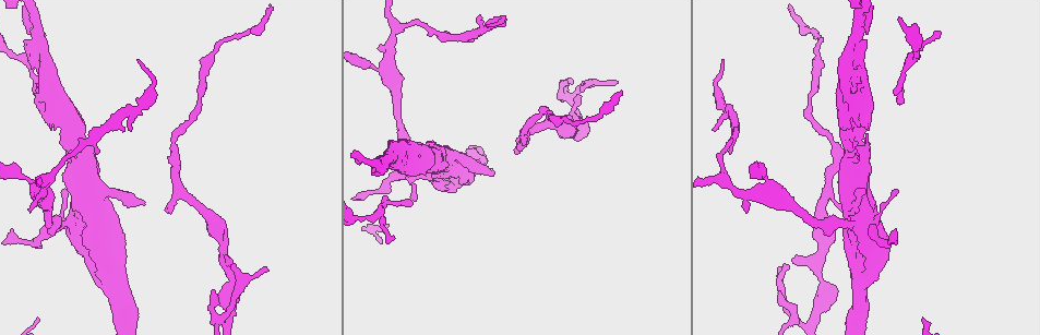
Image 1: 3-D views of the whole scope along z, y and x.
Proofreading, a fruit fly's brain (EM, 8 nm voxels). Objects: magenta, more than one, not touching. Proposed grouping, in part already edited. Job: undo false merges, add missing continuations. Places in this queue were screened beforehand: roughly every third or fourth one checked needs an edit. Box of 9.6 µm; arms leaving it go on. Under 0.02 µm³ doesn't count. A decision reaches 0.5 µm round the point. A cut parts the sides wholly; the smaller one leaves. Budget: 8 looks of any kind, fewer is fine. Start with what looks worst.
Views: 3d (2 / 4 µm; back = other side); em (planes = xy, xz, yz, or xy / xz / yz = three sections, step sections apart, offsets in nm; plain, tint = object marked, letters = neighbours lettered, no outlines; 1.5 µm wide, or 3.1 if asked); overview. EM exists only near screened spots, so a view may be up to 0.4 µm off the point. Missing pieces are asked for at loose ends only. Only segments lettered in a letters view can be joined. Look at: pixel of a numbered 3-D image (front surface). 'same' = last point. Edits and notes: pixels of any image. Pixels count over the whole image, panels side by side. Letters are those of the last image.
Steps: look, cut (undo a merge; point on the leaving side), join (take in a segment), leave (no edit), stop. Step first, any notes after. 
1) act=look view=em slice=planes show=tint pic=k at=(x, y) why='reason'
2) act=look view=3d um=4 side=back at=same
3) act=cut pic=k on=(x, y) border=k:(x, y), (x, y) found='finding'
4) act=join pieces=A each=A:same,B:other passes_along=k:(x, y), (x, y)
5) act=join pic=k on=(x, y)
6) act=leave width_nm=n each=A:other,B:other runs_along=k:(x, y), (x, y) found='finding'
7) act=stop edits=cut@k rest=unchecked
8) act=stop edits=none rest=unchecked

act=look view=3d um=4 side=back pic=1 at=(132, 128) why='branch stops here'

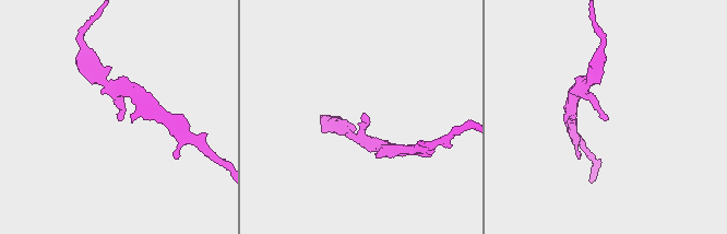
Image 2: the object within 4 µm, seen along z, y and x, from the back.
act=look view=em slice=yz step=8 show=letters pic=2 at=(119, 116) why='shape alone is not enough'

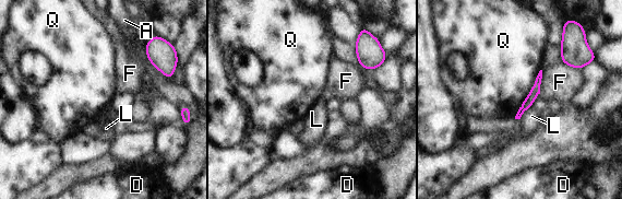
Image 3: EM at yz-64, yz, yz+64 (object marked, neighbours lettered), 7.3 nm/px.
act=look view=em slice=planes show=letters at=same

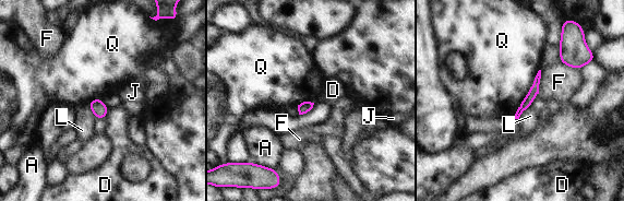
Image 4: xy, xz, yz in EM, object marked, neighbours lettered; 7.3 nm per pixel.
act=leave each=A:other,D:other,F:other,J:other,L:other,Q:other border=4:(109, 108), (105, 118) found='none of them fits'

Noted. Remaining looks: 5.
act=look view=3d um=2 pic=1 at=(940, 33) why='an open end'

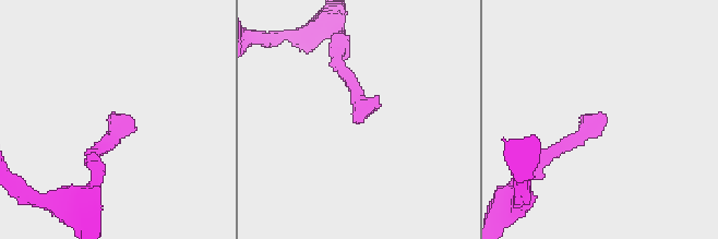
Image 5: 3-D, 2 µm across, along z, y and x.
act=look view=em slice=xy step=4 show=letters pic=5 at=(108, 116)

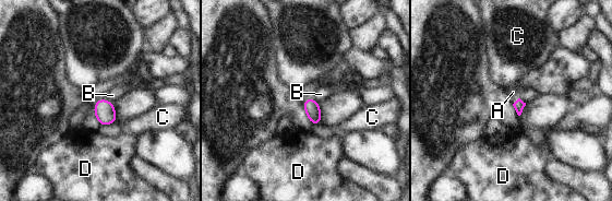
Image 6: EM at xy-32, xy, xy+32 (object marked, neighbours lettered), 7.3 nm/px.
act=look view=em slice=planes show=letters at=same why='cut it another way'

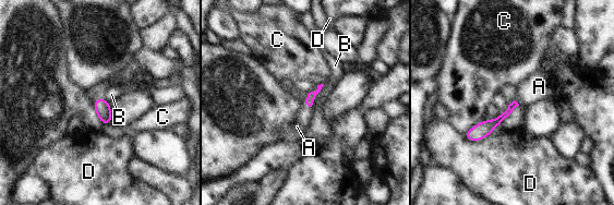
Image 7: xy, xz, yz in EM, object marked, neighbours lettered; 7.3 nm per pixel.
act=join pieces=A each=A:same,B:other,C:other,D:other found='the cell continues'

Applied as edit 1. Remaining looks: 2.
act=stop edits=join@7 rest=unchecked

